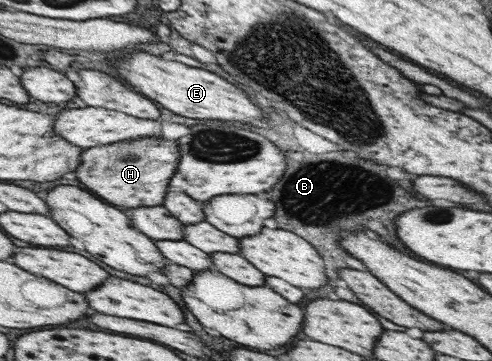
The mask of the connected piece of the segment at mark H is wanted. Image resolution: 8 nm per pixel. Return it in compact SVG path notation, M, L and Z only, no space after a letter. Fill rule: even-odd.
M139 138L135 142L119 142L115 146L99 146L83 154L83 166L77 170L77 178L99 198L125 208L137 206L161 206L167 194L171 176L178 168L180 148L175 140L163 138Z

